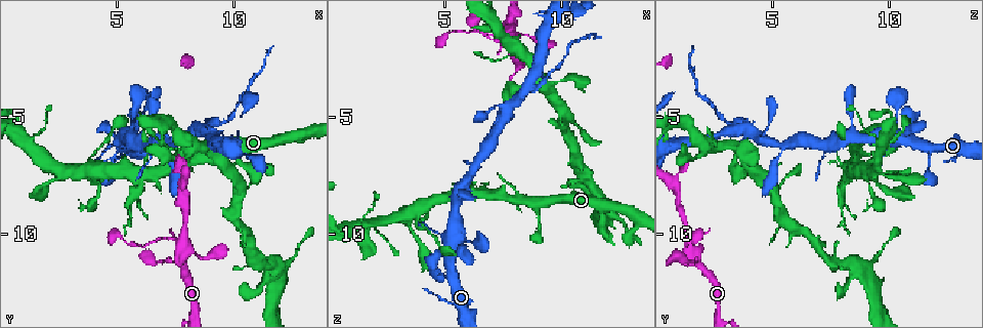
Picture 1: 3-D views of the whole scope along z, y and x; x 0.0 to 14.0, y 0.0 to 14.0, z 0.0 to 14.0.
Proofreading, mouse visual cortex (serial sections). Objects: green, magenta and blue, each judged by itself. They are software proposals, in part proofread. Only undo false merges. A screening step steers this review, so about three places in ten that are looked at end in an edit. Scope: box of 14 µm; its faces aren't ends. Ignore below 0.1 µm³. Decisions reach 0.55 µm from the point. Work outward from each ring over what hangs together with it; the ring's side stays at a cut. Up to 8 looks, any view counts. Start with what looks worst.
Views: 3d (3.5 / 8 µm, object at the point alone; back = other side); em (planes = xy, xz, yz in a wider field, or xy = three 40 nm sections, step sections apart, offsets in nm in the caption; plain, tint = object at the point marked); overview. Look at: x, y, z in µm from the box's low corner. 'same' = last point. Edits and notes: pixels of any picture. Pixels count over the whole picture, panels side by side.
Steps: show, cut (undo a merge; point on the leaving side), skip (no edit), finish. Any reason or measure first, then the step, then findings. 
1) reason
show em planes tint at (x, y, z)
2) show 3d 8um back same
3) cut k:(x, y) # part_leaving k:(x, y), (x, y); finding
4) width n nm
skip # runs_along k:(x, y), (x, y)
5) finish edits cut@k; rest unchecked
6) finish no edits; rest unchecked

side arm on a straight run
show 3d 3.5um at (8.6, 5.5, 3.7)

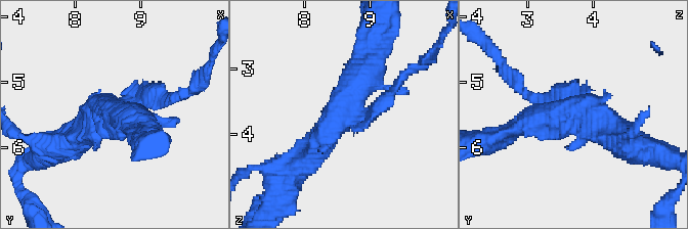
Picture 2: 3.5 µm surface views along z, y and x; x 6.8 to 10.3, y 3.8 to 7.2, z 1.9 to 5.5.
show em xy step 1 tint at (8.50, 5.45, 3.75)

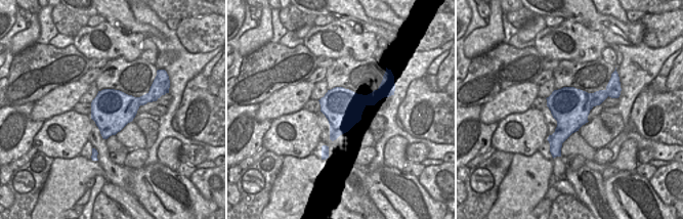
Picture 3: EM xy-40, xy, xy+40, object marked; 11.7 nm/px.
cut 2:(178, 97) # two cells meet here

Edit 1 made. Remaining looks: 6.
show 3d 3.5um at (7.8, 10.3, 1.5)

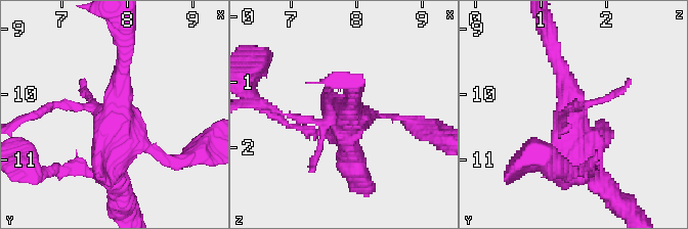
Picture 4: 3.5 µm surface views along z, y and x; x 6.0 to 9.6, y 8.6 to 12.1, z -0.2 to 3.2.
now the EM
show em planes tint at (7.85, 10.15, 1.45)

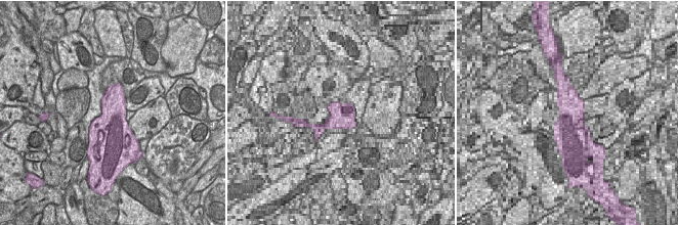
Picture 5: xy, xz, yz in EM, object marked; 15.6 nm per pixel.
skip # runs_along 4:(599, 183), (575, 154), (555, 57); one cell here

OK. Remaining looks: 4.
finish edits cut@2; rest unchecked

